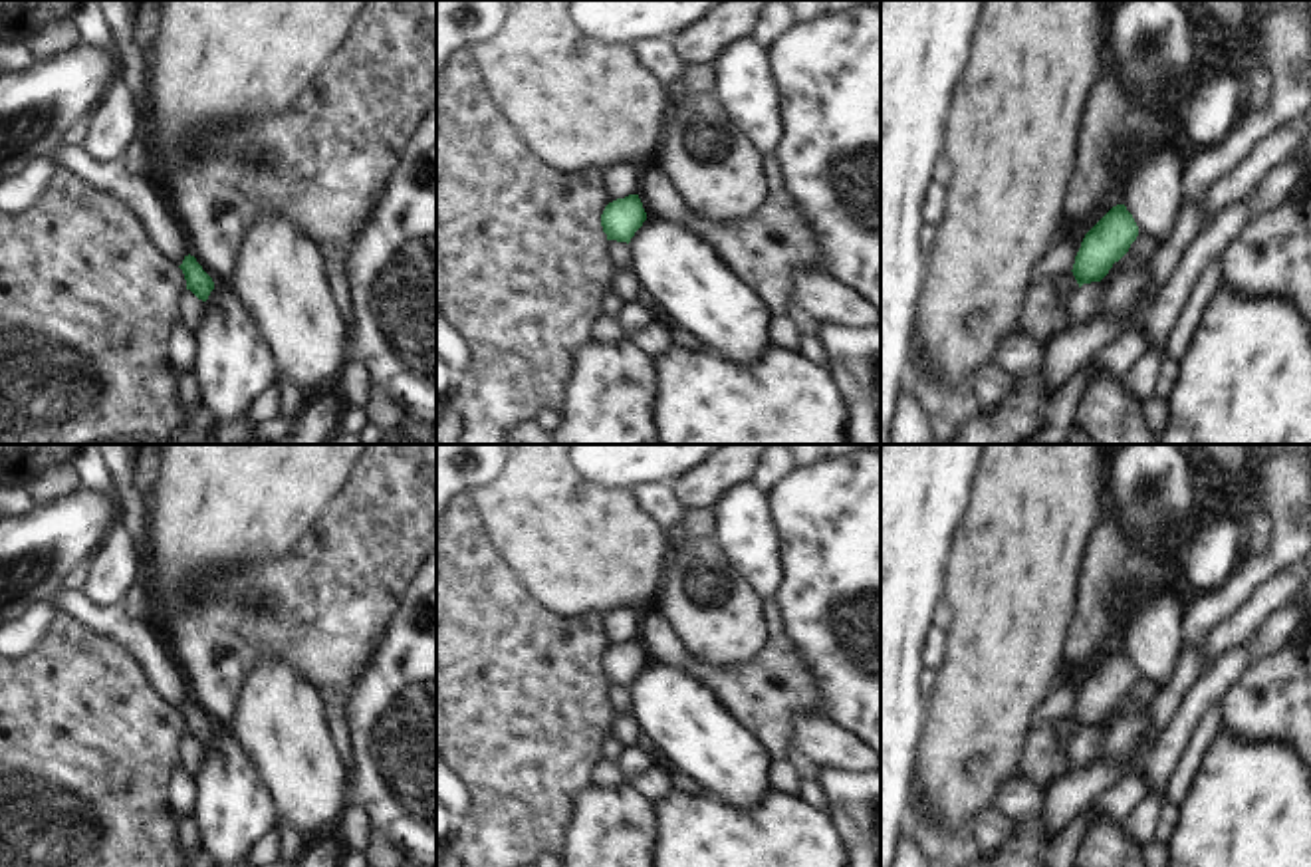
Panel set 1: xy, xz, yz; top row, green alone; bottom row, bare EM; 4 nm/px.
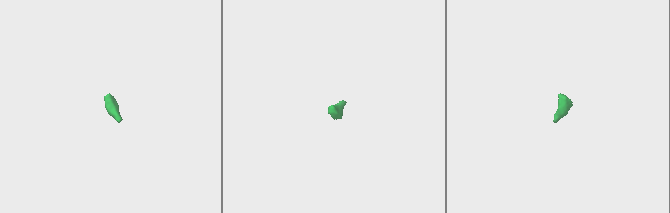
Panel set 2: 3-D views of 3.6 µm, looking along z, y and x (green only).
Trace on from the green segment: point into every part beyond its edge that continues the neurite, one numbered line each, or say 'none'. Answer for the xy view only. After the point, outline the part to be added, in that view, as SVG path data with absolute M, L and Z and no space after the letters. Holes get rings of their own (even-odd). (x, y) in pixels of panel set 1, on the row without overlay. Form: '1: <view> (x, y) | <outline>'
none

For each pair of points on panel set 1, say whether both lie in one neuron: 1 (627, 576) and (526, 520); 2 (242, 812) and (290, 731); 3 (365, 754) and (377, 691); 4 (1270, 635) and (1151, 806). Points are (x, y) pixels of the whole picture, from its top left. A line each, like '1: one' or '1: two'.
1: one
2: two
3: one
4: two

